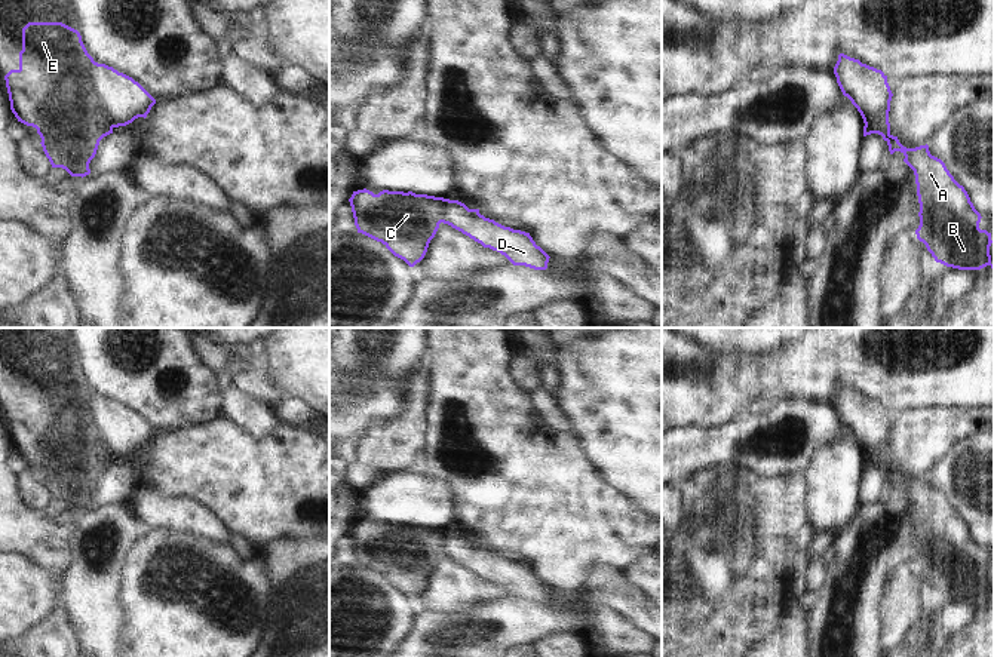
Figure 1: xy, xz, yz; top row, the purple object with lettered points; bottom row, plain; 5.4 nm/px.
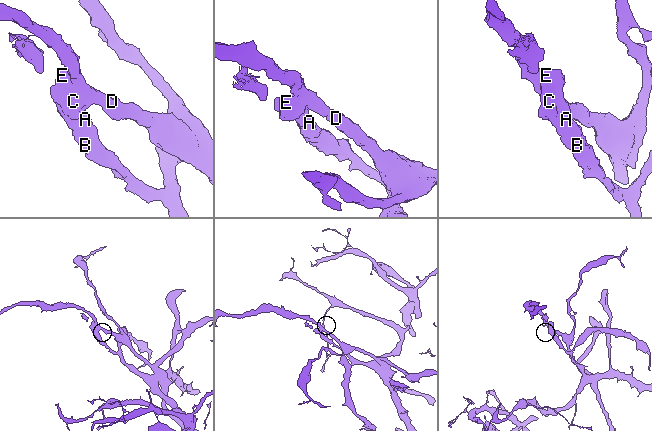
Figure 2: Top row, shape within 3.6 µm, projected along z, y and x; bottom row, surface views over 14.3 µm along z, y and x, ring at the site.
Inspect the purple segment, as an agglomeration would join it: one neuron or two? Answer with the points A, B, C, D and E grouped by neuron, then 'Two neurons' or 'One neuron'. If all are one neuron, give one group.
Groups: A B C E / D. Two neurons.

